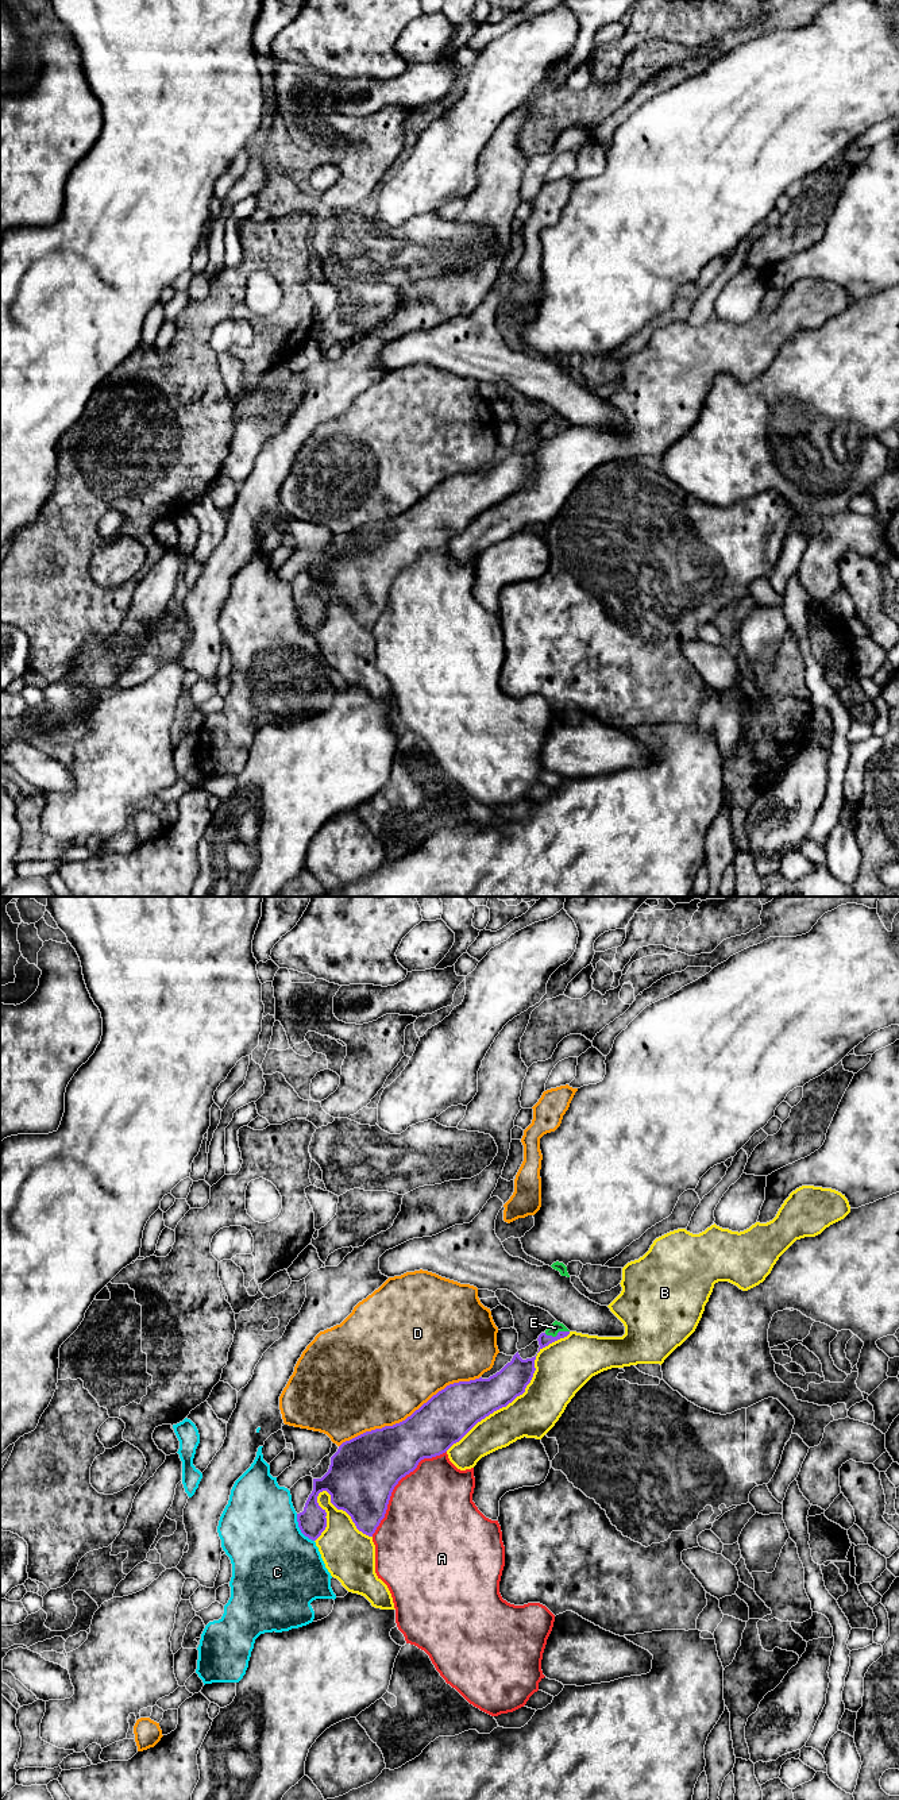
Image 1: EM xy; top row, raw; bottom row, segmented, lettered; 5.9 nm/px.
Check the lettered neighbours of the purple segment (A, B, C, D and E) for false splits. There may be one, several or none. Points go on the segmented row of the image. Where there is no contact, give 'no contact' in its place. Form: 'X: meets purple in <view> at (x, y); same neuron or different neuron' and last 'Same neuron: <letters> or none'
A: meets purple in xy at (397, 1483); different neuron
B: meets purple in xy at (520, 1394); different neuron
C: meets purple in xy at (300, 1529); different neuron
D: meets purple in xy at (411, 1415); different neuron
E: meets purple in xy at (558, 1334); same neuron
Same neuron: E

